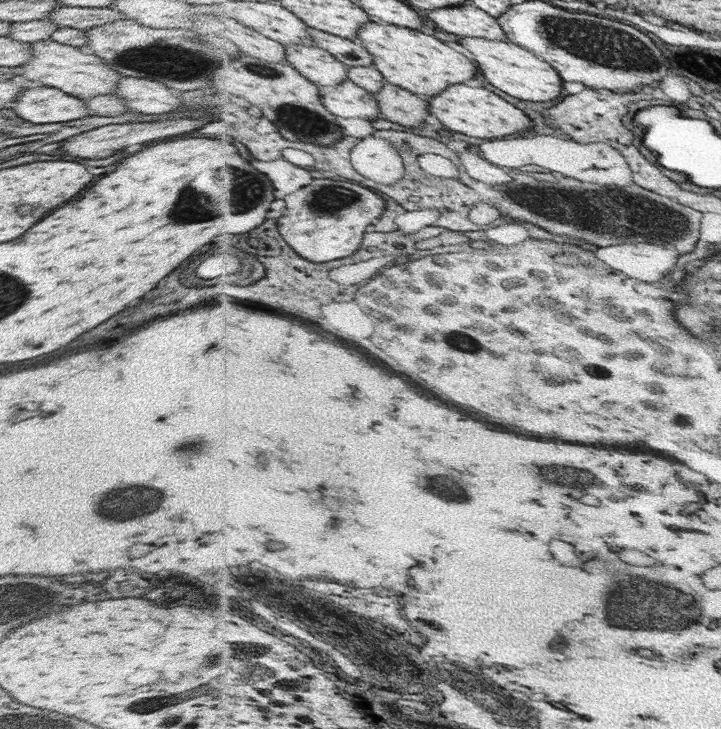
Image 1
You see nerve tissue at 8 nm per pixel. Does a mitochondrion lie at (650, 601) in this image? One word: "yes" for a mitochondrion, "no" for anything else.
yes

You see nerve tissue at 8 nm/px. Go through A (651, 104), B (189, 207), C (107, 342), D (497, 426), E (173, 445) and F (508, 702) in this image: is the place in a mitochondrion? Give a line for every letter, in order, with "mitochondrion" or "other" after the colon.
A: other
B: mitochondrion
C: other
D: other
E: mitochondrion
F: other

